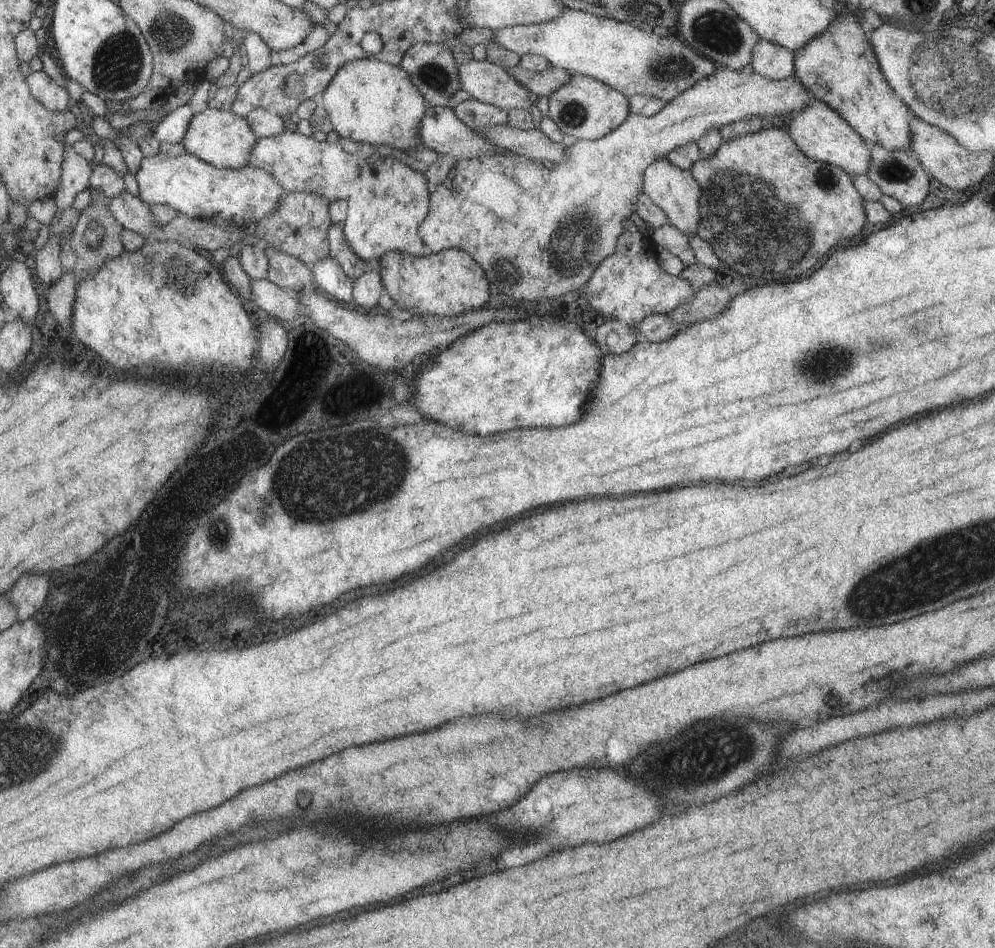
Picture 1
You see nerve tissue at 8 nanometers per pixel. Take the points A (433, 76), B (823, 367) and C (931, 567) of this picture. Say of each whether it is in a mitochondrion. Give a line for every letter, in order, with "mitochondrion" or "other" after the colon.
A: mitochondrion
B: mitochondrion
C: mitochondrion

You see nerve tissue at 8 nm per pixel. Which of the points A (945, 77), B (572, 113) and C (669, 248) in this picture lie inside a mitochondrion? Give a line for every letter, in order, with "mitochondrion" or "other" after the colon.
A: mitochondrion
B: mitochondrion
C: other

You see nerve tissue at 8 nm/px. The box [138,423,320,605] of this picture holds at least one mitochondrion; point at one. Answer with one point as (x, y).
(208, 537)

